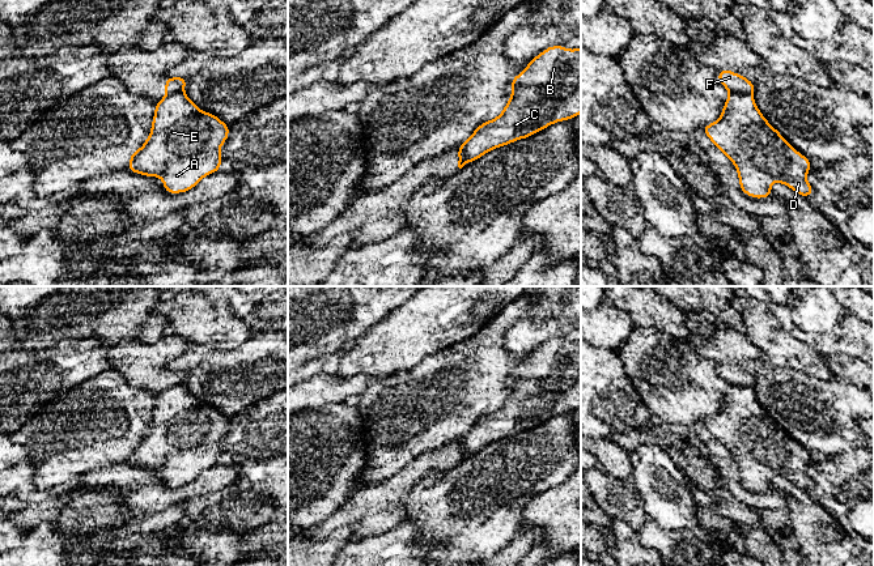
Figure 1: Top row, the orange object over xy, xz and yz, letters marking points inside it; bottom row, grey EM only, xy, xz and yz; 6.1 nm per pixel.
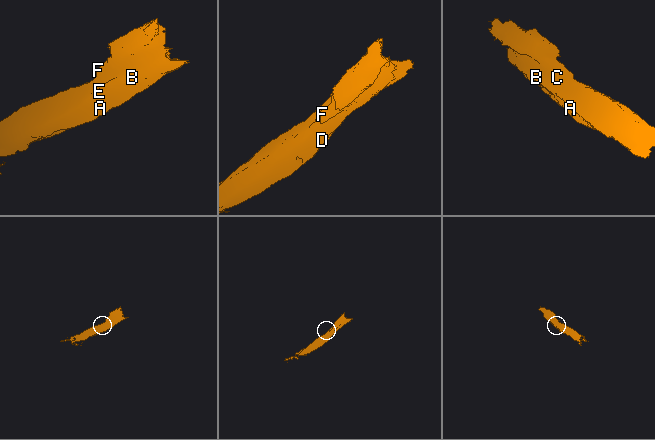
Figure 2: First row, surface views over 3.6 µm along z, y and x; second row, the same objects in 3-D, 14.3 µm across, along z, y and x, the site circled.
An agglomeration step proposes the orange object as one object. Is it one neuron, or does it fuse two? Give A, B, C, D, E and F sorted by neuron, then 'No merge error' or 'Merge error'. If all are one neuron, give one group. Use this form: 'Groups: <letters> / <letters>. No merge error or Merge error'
Groups: A B C D E / F. Merge error

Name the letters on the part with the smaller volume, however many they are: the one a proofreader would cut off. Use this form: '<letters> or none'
F

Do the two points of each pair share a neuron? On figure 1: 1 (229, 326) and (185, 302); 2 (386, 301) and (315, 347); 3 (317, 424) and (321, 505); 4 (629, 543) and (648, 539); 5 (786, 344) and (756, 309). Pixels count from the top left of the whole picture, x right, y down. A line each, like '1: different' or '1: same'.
1: same
2: same
3: same
4: different
5: same

